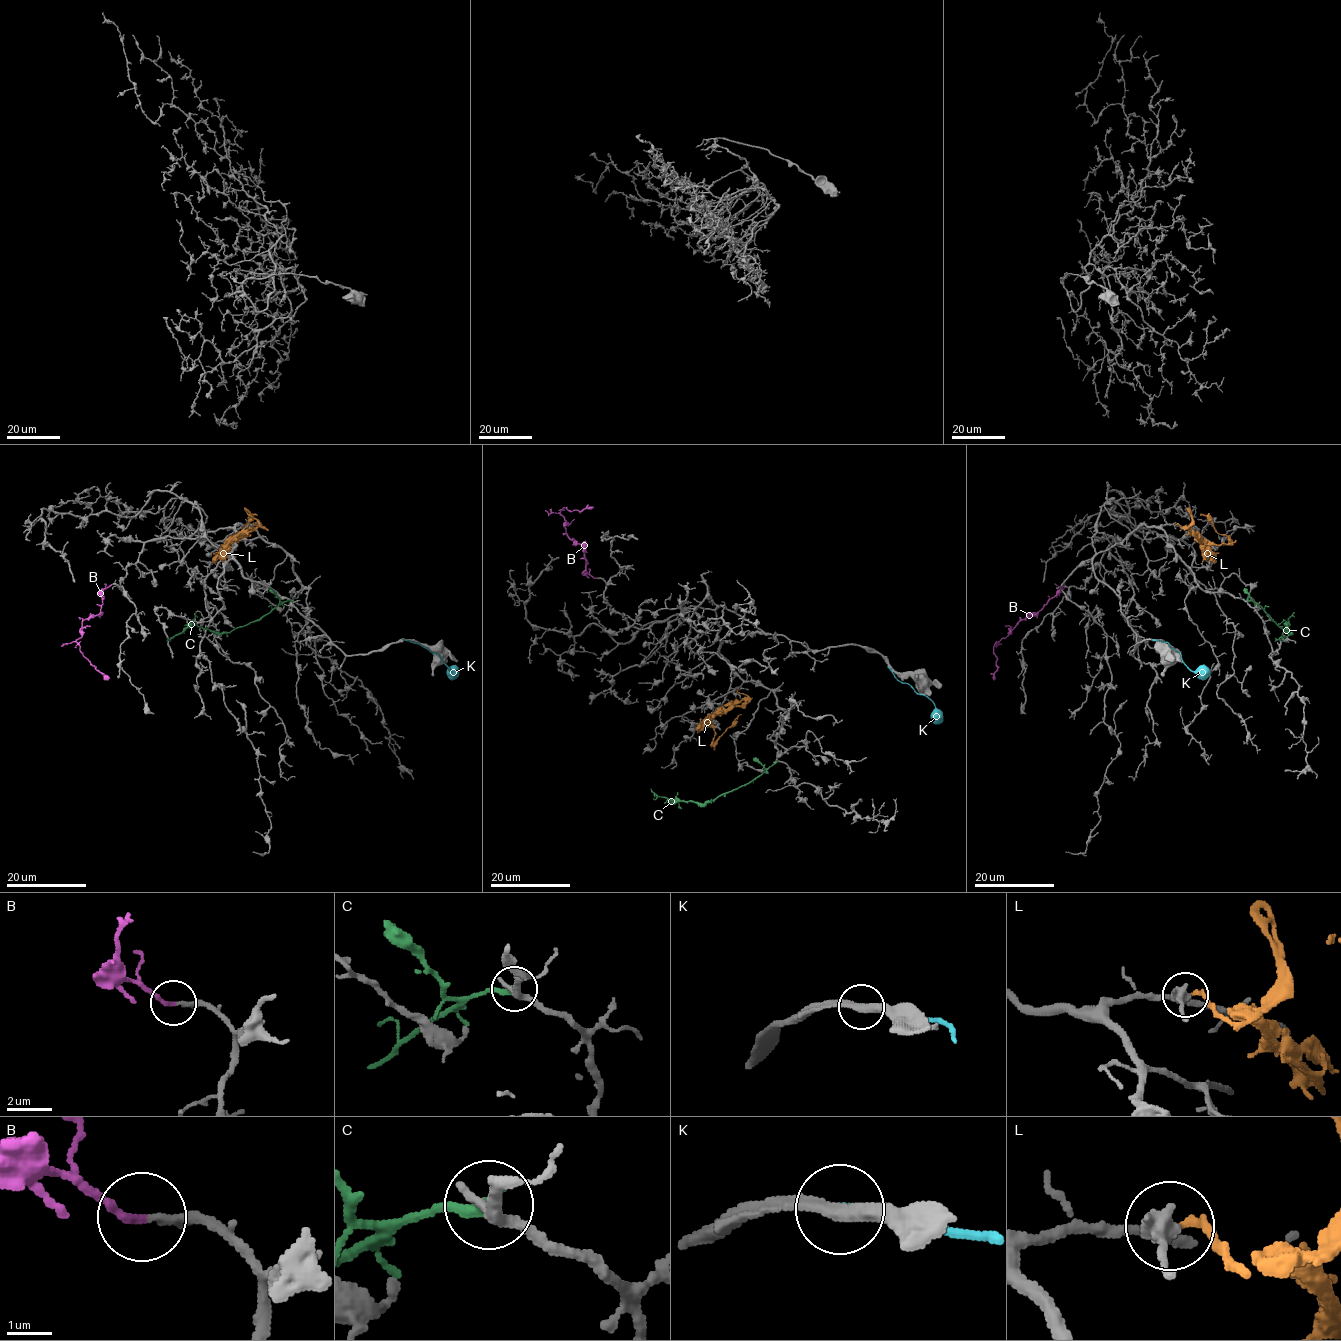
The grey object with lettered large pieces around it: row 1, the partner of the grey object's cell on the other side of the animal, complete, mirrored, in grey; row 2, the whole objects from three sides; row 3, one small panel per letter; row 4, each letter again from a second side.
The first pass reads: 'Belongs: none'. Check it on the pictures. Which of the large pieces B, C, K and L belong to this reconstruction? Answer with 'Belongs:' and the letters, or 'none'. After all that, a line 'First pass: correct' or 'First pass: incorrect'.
Belongs: B
First pass: incorrect

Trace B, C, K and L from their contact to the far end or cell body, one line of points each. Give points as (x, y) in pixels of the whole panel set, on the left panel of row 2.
B: (111, 584), (103, 591), (101, 613), (83, 621), (82, 636), (77, 641), (80, 652), (109, 677)
C: (292, 600), (282, 602), (258, 620), (230, 632), (214, 634), (188, 625), (166, 641)
K: (404, 640), (437, 654), (454, 673)
L: (253, 524), (262, 527), (243, 532), (227, 545), (230, 545), (230, 538), (239, 534), (253, 515), (257, 515)

